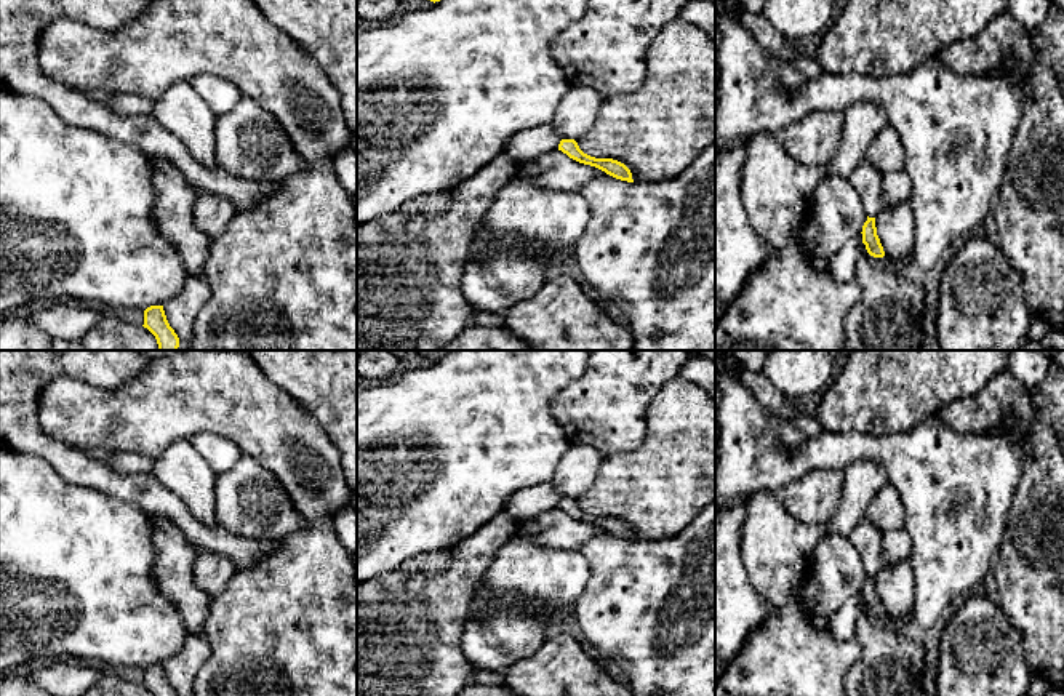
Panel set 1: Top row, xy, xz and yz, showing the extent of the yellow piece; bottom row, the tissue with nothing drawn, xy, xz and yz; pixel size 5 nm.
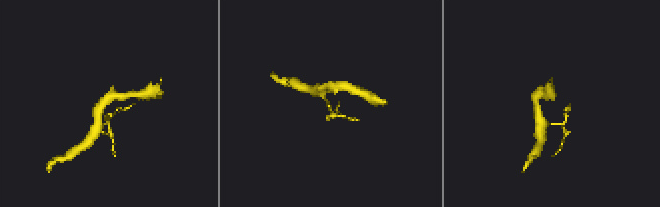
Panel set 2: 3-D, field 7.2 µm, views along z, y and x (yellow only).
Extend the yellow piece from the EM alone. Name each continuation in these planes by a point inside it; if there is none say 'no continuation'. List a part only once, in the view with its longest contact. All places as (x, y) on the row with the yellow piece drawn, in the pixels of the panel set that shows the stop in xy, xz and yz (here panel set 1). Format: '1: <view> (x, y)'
no continuation

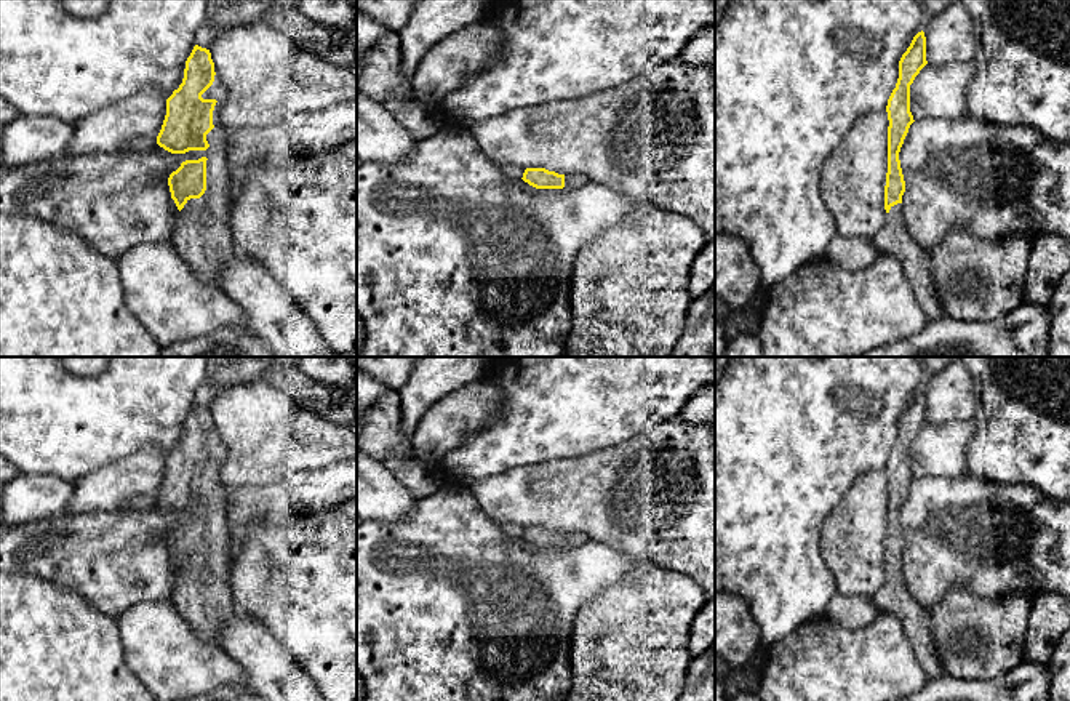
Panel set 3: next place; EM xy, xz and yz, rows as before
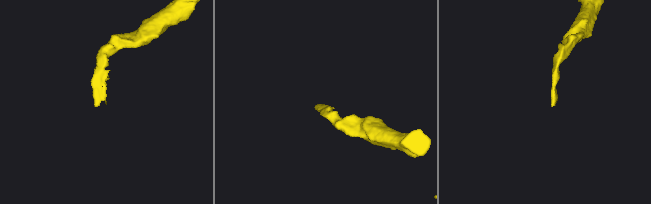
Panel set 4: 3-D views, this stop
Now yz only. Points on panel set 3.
1: yz (893, 237)

